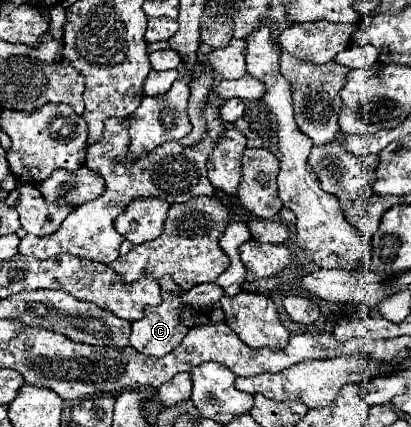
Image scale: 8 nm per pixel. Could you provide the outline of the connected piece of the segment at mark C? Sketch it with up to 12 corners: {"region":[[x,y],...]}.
{"region":[[165,297],[131,323],[131,345],[147,357],[171,353],[187,335],[181,297]]}

